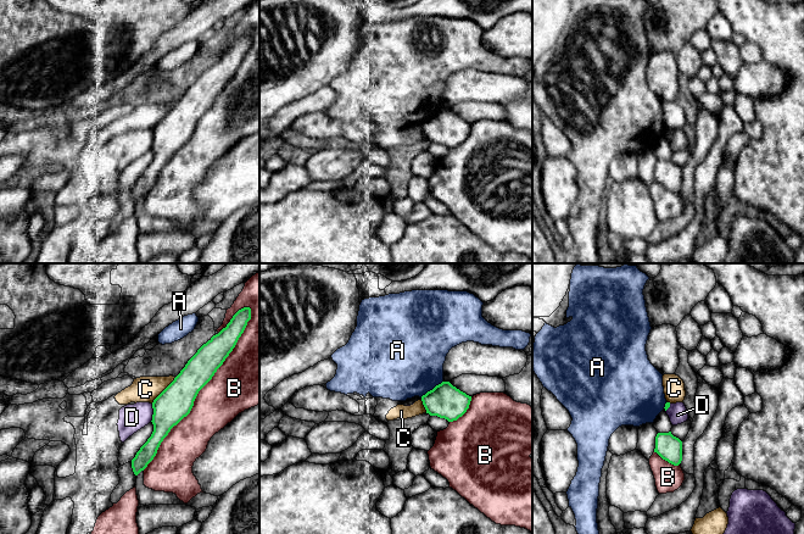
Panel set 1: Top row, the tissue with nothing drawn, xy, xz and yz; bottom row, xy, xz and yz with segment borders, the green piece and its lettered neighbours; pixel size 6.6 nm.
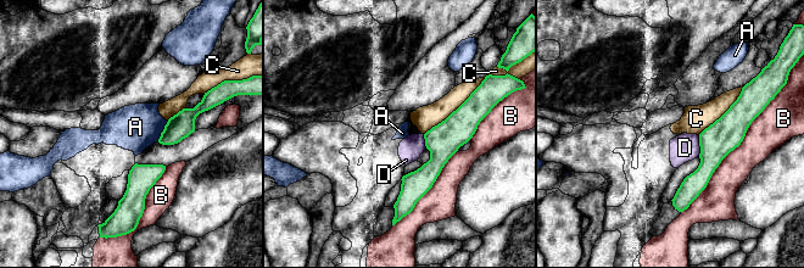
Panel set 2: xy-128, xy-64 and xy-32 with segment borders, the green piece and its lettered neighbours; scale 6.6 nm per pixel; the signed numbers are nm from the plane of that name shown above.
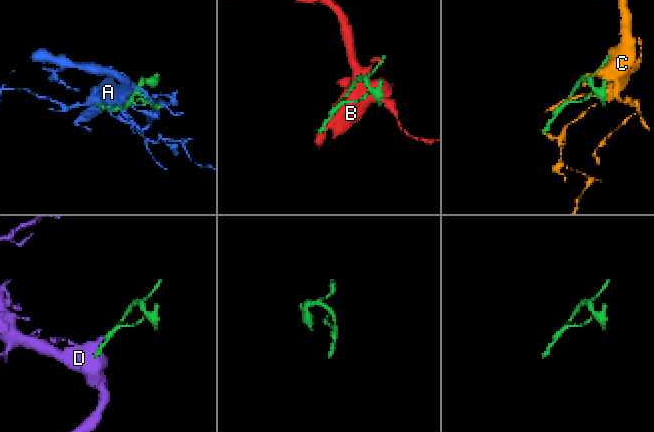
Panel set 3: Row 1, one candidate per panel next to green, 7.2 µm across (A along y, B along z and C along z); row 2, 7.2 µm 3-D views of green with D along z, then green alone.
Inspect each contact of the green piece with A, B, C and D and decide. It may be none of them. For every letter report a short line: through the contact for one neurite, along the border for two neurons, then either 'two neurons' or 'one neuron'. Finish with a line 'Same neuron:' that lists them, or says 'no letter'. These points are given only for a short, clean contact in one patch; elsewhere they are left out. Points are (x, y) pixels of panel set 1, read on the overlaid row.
A: two neurons
B: two neurons
C: two neurons
D: line xy (152, 404), (152, 418), (150, 421); two neurons
Same neuron: no letter

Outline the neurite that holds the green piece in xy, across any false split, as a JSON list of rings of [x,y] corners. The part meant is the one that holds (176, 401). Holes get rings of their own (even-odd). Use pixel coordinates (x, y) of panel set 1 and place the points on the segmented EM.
[[[250,307],[239,310],[227,327],[203,344],[174,380],[153,400],[153,432],[132,460],[135,475],[153,460],[171,429],[190,413],[199,391],[233,351],[250,319]]]

